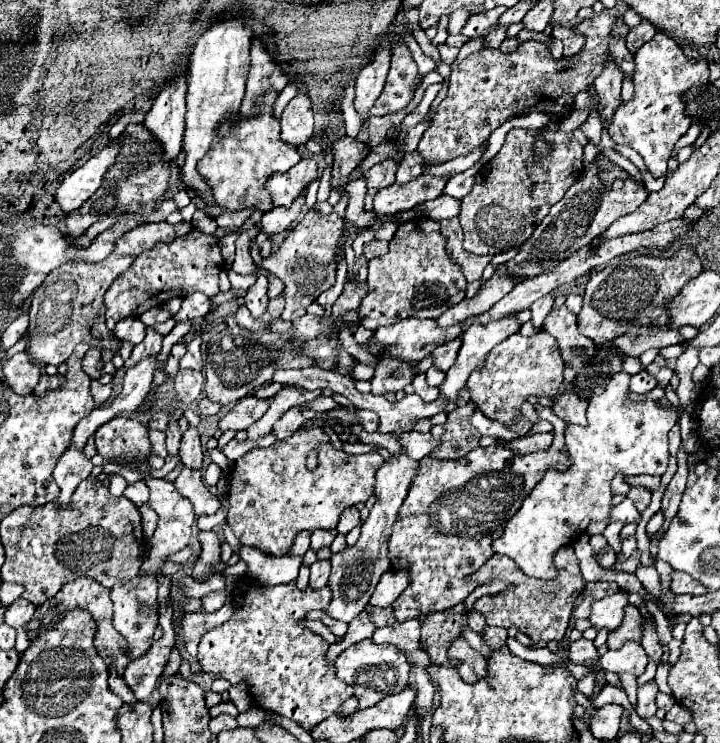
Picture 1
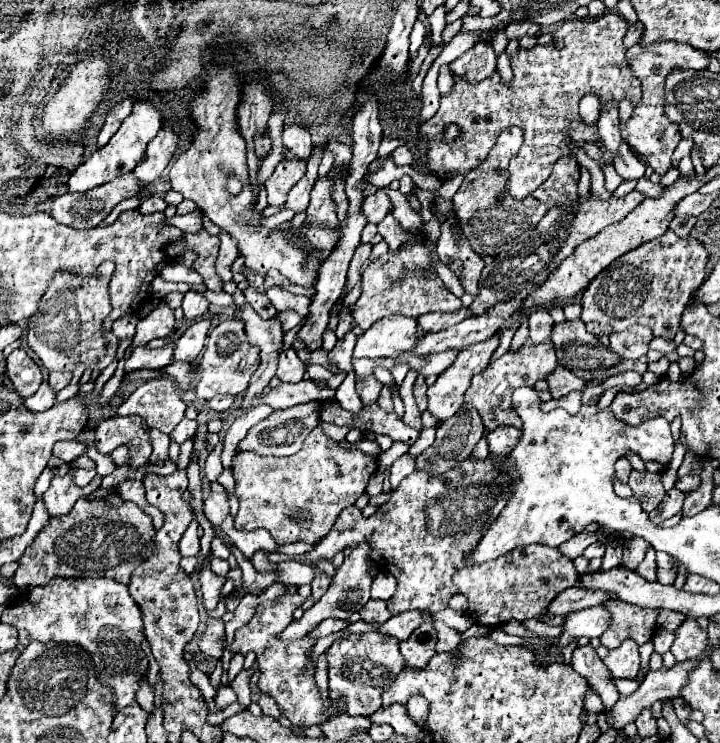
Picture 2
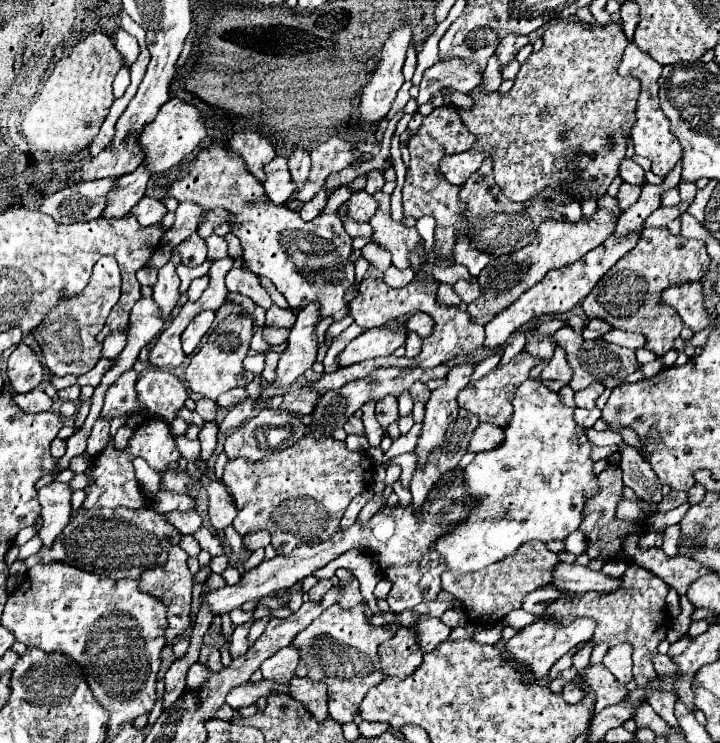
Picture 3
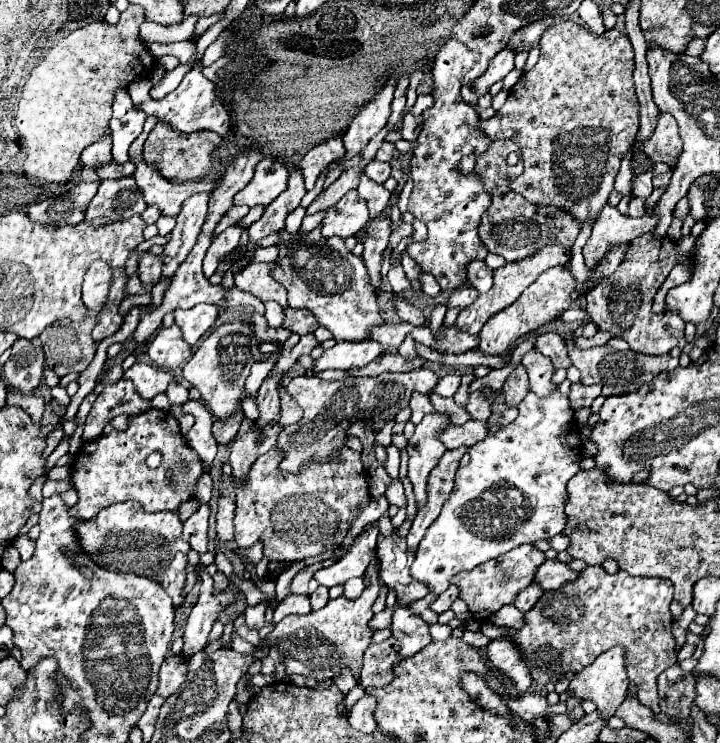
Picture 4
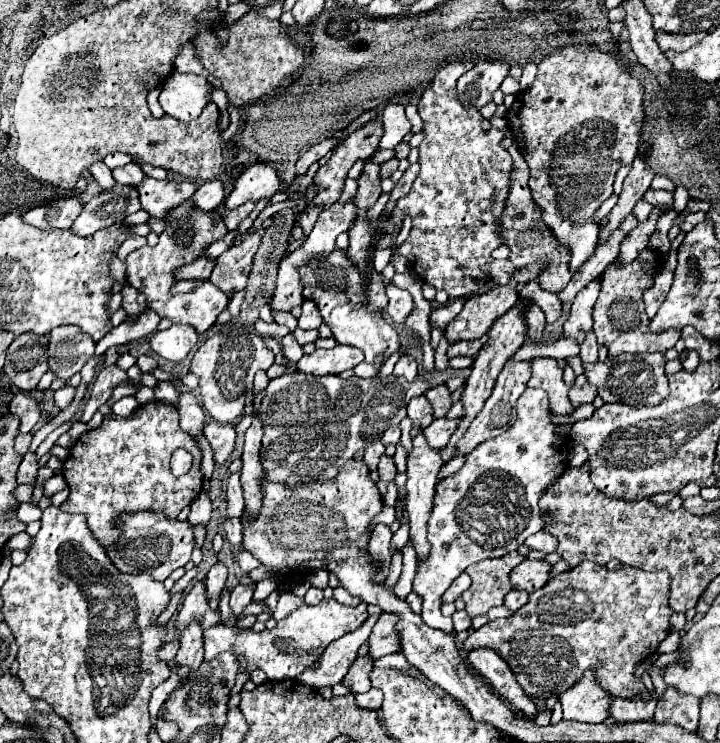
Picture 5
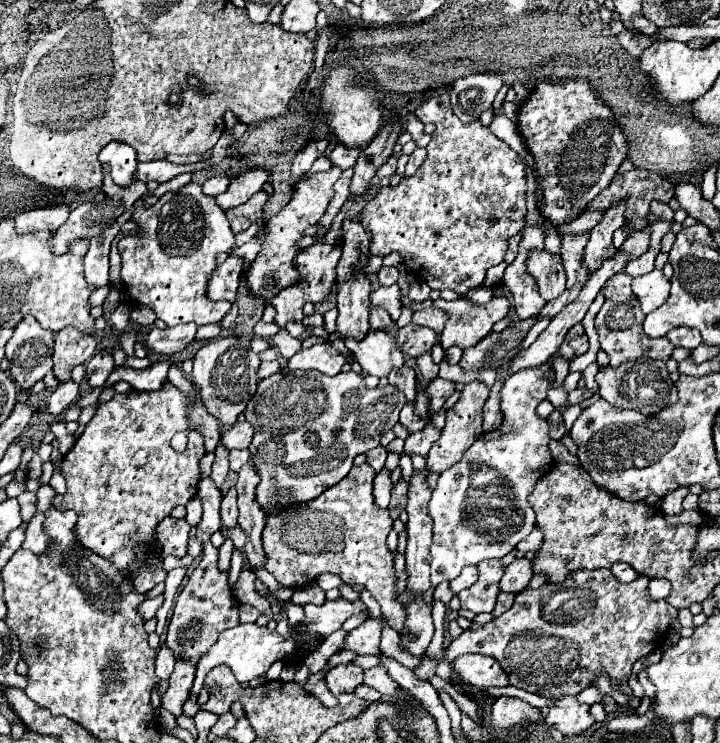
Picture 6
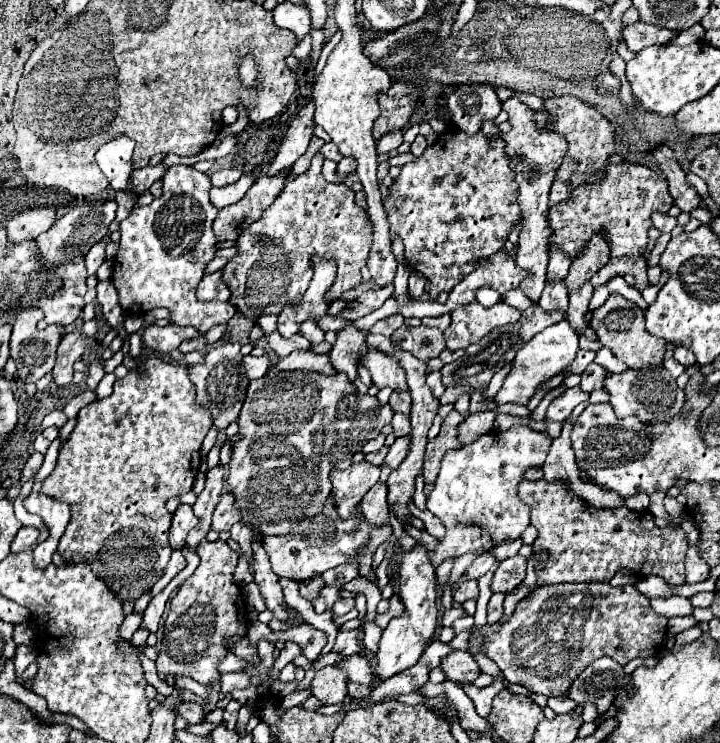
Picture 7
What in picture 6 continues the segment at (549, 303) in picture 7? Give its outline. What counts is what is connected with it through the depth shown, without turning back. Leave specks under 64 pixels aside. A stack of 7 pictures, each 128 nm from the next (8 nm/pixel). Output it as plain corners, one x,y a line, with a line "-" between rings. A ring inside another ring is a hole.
532,250
526,260
528,272
536,278
540,296
548,302
560,296
566,288
566,272
562,268
560,256
552,256
546,250

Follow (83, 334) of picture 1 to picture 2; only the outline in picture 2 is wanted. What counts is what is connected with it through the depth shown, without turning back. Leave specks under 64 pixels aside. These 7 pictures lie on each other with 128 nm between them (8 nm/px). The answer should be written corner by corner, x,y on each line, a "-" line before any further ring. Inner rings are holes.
194,210
194,212
184,214
184,216
178,216
178,214
172,216
172,218
168,220
168,224
180,228
182,232
192,232
192,234
196,234
196,232
200,232
200,230
204,228
204,226
202,226
202,220
204,220
204,214
198,212
198,210
-
102,262
98,270
88,276
74,276
58,272
42,296
38,312
28,324
28,346
38,354
46,370
72,372
76,364
84,364
90,370
104,370
114,358
118,348
118,338
114,334
104,334
102,322
110,314
110,294
108,284
114,272
114,262

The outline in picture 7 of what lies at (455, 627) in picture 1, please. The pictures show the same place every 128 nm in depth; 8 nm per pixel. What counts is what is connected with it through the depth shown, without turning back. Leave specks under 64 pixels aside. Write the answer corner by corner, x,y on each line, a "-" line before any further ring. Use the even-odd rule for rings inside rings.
326,666
316,672
310,690
322,704
340,704
346,698
348,676
338,666

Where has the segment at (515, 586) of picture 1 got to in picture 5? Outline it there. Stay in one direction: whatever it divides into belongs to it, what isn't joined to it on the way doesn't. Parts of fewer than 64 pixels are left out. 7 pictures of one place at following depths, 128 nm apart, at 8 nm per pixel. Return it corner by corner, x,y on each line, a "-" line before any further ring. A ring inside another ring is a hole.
510,552
502,558
482,560
466,570
472,578
472,586
462,594
468,616
482,616
492,606
502,606
504,596
512,590
508,574
522,560
524,556

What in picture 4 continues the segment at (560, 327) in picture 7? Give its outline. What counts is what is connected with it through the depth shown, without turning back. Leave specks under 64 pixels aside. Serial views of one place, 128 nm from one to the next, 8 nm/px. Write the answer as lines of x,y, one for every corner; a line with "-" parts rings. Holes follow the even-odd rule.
528,392
518,410
516,422
470,448
470,464
458,468
452,496
416,550
410,574
436,596
458,572
472,570
516,546
552,538
566,526
566,482
580,470
580,440
570,402
560,392
548,398
-
430,624
430,634
432,634
432,640
446,640
452,636
452,628
448,624

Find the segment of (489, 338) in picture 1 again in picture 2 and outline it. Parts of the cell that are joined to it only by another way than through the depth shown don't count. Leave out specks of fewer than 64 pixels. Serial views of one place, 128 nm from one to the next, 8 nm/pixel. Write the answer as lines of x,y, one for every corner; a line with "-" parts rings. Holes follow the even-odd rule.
492,336
486,342
462,348
452,368
440,374
438,380
428,388
428,412
438,418
438,424
460,410
472,376
480,374
488,366
492,352
498,348
498,342
500,338

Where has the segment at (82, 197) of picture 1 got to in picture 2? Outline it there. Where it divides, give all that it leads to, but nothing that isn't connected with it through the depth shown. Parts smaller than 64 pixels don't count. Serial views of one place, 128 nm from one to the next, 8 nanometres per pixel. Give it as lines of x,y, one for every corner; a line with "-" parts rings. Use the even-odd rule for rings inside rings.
140,98
134,102
134,108
130,112
130,116
120,124
118,132
110,138
110,142
96,150
84,164
80,164
70,180
68,180
68,190
70,192
86,192
94,186
100,186
100,184
106,184
122,174
128,174
132,172
132,168
142,160
144,156
144,148
148,146
148,142
156,136
156,132
162,128
162,116
160,116
160,110
156,108
156,104
152,100
146,100
146,98

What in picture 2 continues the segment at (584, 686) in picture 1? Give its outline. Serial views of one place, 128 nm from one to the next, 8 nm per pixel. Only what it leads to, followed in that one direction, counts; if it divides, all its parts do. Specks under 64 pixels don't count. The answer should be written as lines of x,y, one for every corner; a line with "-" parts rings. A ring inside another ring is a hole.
588,690
588,696
586,696
586,726
594,726
596,720
598,720
598,714
602,710
604,710
602,700
592,690

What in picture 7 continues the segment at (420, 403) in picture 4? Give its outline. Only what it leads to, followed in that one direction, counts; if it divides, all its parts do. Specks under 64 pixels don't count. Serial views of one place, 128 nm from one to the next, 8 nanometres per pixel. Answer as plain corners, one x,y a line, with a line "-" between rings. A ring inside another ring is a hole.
394,414
394,418
392,418
390,424
392,424
392,434
396,438
410,434
410,420
404,414

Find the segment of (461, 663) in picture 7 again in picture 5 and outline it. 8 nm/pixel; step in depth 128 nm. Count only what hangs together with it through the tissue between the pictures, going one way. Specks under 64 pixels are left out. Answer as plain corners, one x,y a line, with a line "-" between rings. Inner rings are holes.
488,648
472,650
466,660
468,660
468,666
472,668
472,672
476,672
482,678
486,678
486,682
504,700
508,700
510,704
514,704
528,722
534,720
534,716
536,716
536,704
532,702
532,698
528,698
520,690
520,686
516,682
516,676
512,674
512,670
508,668
508,664
494,650
488,650

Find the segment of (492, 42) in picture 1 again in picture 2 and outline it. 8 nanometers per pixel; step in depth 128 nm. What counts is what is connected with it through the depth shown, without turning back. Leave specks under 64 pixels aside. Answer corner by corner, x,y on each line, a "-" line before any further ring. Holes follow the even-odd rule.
476,44
460,58
448,64
454,78
464,78
470,84
478,84
496,72
496,56
490,44

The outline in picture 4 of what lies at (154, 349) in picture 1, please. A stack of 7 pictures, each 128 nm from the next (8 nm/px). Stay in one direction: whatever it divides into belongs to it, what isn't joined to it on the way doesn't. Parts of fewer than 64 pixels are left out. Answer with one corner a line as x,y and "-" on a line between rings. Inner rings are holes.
200,192
196,196
190,196
184,204
180,214
176,216
176,228
170,234
170,242
164,246
164,276
174,276
178,266
186,260
190,250
194,248
198,234
202,230
202,224
206,220
206,210
208,210
208,200
210,192

